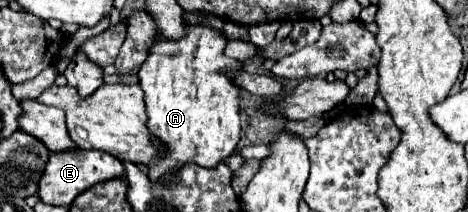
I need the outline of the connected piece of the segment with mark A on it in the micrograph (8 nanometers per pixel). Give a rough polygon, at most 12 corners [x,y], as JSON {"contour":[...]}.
{"contour":[[186,25],[138,73],[148,165],[170,183],[240,141],[240,89],[224,33]]}

